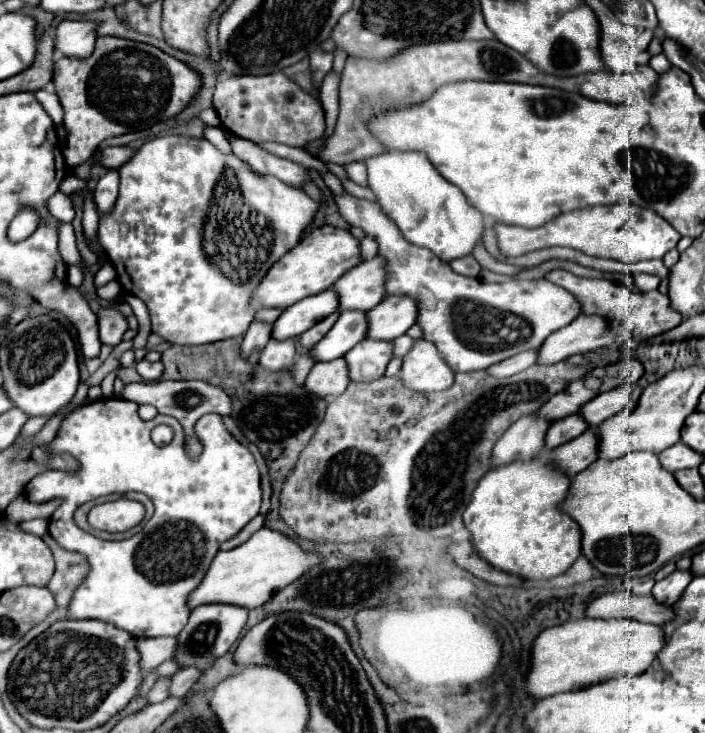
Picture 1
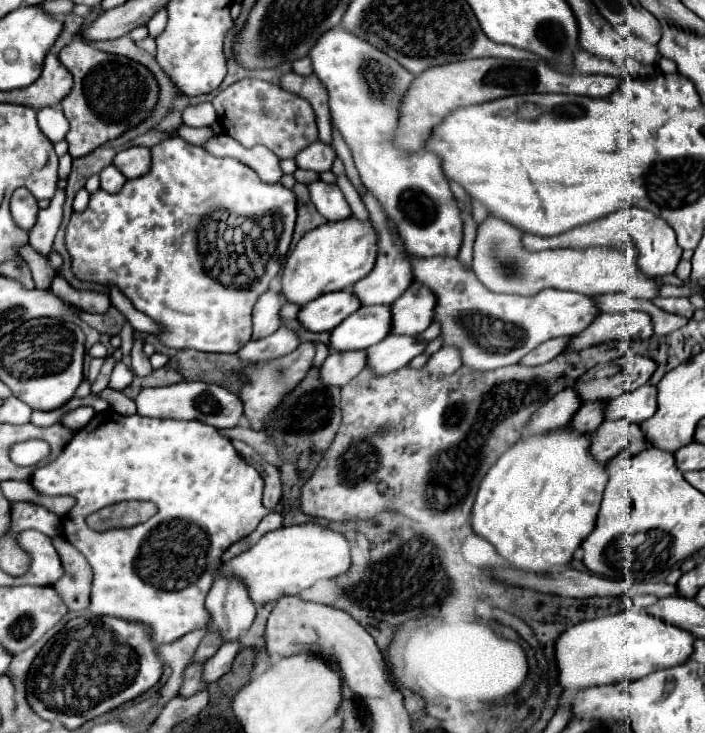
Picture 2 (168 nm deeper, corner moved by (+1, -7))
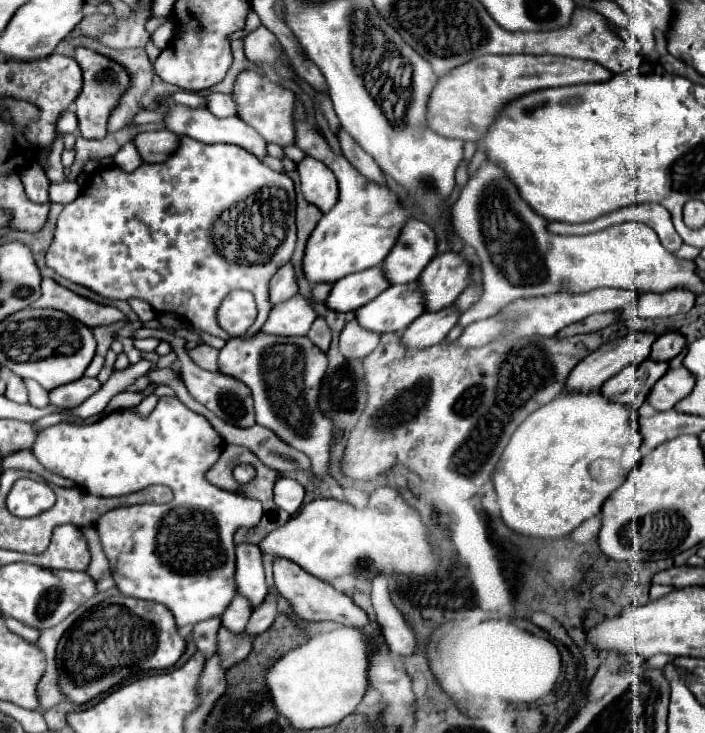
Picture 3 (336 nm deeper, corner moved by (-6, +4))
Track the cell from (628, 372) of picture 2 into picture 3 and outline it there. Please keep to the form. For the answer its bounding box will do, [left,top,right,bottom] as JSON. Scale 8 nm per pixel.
[650,332,686,360]

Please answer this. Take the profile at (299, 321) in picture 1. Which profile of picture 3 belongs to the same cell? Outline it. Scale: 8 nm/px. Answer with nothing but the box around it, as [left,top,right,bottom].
[326,266,390,312]

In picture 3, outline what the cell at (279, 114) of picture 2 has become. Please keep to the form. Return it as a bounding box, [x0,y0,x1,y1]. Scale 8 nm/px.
[232,70,296,146]

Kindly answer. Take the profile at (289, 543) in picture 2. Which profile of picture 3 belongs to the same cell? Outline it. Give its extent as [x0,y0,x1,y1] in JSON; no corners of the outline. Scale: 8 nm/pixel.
[260,488,438,582]

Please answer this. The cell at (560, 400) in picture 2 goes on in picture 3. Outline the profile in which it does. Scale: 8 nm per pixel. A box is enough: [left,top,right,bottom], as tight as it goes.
[564,332,656,394]

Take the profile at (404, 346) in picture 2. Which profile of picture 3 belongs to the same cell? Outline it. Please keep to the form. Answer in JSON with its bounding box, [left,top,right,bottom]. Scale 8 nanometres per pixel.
[400,306,460,350]

